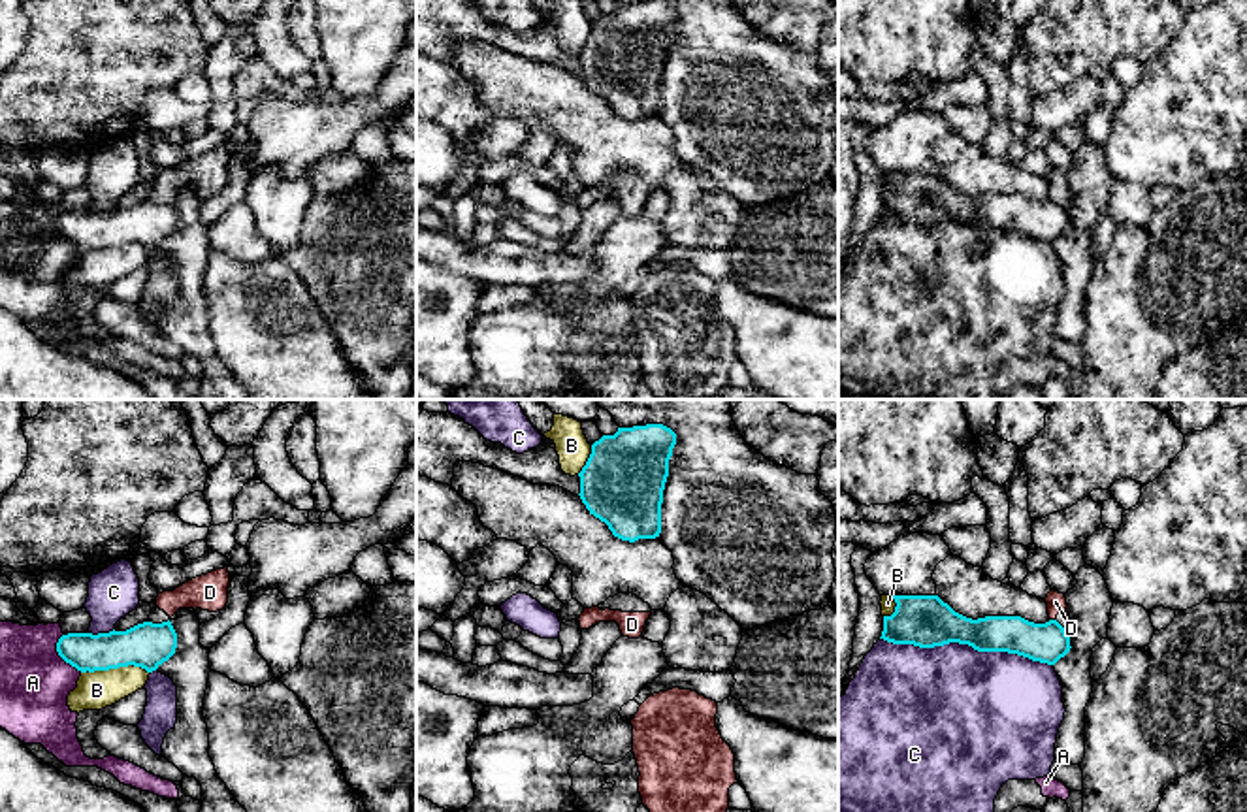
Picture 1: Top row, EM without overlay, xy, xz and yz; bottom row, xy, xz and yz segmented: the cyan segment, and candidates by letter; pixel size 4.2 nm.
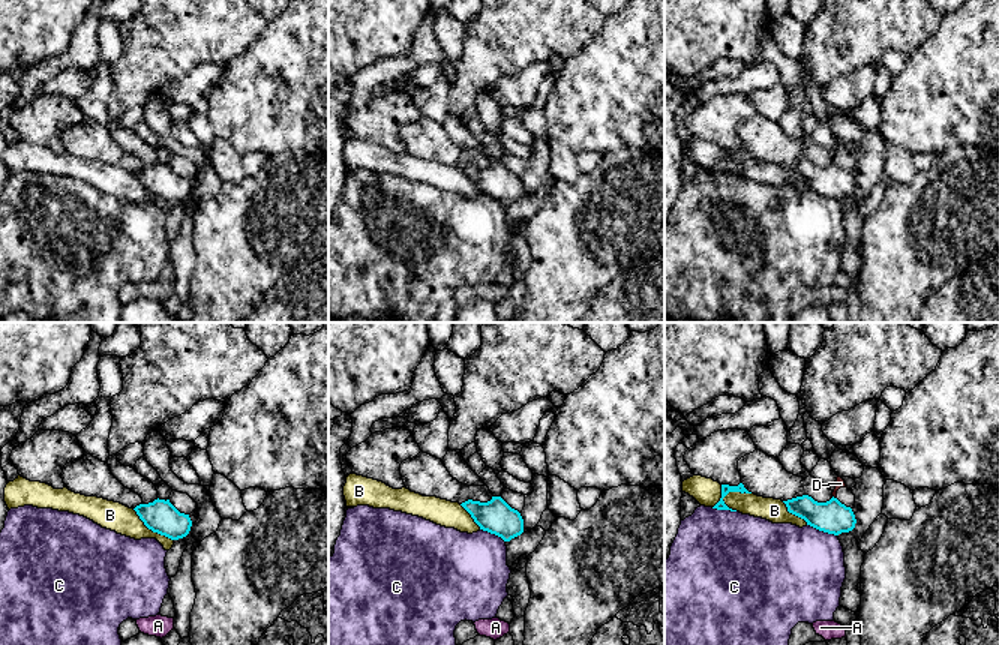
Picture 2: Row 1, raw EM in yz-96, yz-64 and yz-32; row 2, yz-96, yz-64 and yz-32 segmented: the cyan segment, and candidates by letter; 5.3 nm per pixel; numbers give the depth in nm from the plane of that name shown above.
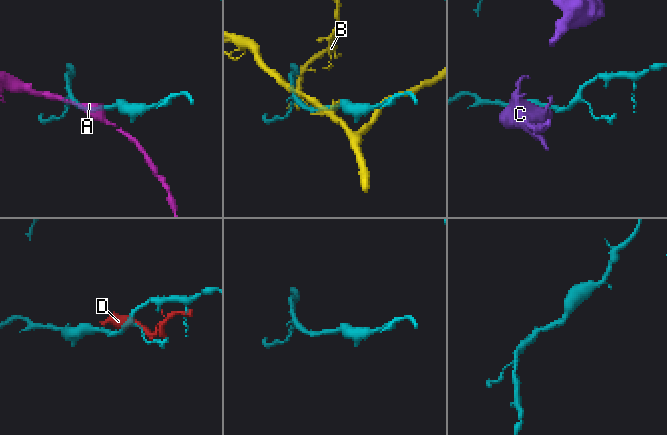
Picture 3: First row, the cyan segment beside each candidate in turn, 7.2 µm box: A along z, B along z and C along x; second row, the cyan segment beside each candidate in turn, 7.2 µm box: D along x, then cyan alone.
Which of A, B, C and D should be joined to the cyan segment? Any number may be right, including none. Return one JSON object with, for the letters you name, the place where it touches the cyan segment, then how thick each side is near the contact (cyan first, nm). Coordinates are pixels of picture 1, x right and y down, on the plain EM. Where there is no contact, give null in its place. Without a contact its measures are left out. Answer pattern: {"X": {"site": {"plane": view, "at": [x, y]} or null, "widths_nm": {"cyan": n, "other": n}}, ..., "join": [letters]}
{"join": []}

